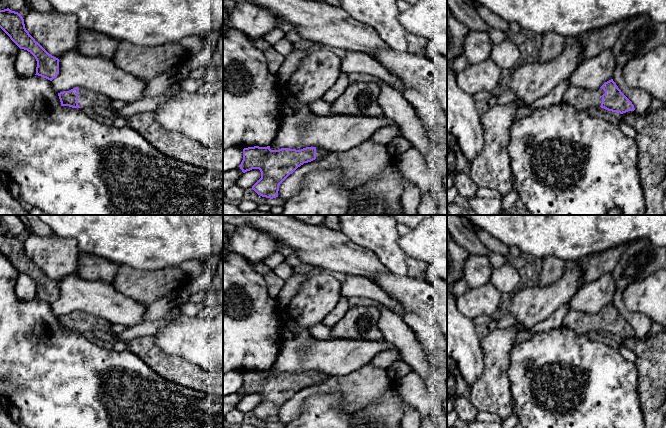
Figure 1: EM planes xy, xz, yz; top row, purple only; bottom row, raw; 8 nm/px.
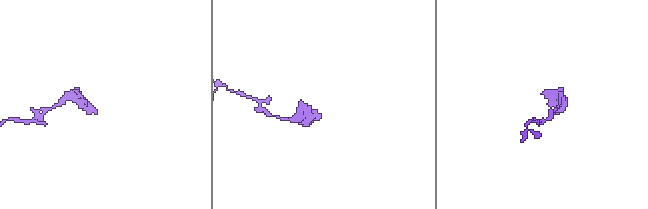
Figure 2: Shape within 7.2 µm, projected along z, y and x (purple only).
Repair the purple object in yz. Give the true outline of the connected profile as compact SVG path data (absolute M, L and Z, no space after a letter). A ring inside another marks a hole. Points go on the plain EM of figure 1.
M613 303L599 313L569 310L563 326L577 335L601 331L620 337L623 345L636 355L638 393L645 418L645 428L666 428L666 331L640 339Z

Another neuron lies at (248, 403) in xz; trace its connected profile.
M252 393L242 398L237 404L236 409L244 413L252 412L252 410L261 402L261 396L259 393Z

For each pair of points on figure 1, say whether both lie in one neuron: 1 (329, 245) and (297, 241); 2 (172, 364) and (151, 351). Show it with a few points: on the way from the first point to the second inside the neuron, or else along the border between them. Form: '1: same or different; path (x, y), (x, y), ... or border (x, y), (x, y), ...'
1: same; path (321, 245), (314, 245), (305, 241)
2: same; path (167, 364), (164, 364), (156, 356)

